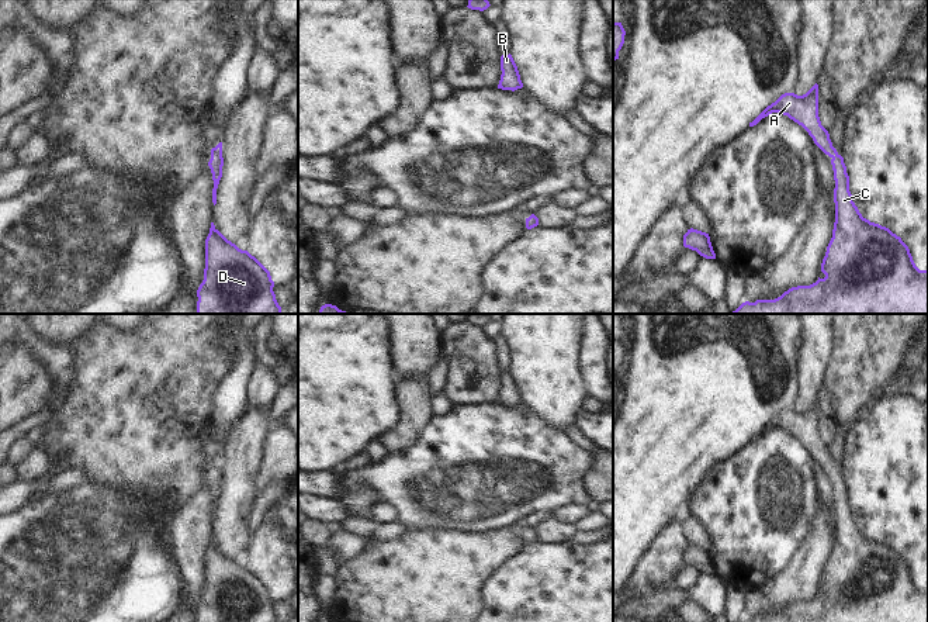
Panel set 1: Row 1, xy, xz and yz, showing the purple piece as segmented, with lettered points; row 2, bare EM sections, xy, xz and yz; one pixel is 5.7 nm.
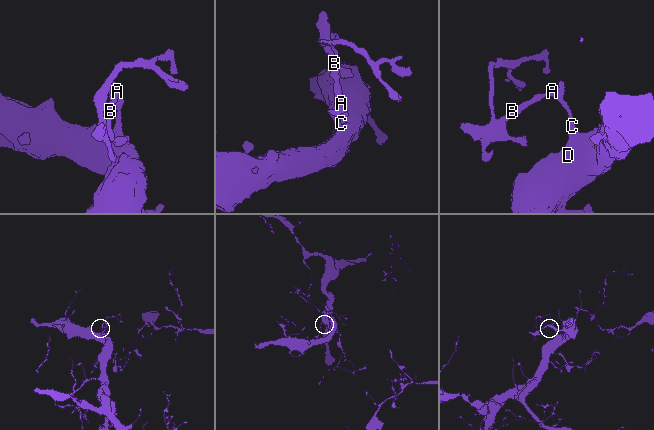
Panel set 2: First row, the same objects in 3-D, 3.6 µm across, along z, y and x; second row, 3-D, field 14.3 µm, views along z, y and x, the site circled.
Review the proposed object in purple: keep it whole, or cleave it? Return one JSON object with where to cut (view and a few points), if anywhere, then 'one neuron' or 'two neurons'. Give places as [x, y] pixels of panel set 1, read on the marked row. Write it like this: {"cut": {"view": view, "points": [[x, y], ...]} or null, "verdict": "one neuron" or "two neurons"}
{"cut": null, "verdict": "one neuron"}

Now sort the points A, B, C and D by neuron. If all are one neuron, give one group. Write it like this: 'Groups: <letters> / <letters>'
Groups: A B C D.

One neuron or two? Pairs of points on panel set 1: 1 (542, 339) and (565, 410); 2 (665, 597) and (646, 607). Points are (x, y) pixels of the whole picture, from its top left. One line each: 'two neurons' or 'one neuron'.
1: one neuron
2: one neuron

